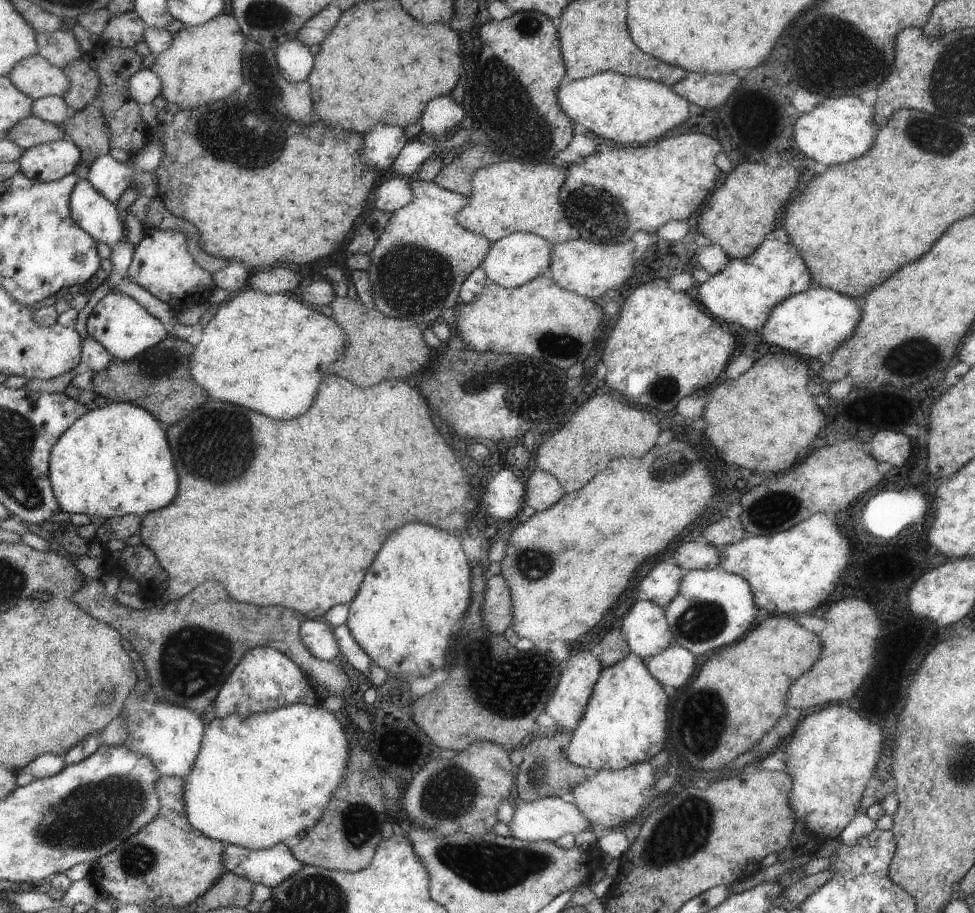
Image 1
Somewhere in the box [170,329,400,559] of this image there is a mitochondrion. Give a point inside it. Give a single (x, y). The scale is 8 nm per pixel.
(218, 478)

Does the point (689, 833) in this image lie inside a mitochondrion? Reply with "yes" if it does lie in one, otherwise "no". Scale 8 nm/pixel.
yes

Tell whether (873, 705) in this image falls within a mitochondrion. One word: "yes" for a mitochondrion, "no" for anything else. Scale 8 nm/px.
no

